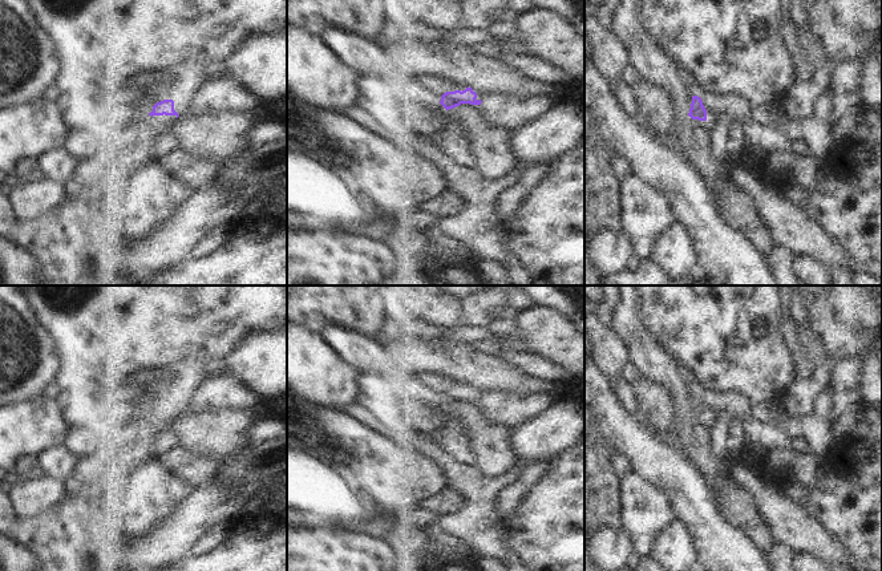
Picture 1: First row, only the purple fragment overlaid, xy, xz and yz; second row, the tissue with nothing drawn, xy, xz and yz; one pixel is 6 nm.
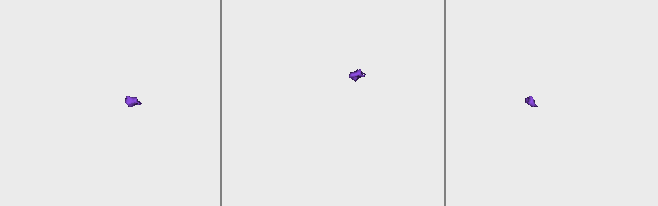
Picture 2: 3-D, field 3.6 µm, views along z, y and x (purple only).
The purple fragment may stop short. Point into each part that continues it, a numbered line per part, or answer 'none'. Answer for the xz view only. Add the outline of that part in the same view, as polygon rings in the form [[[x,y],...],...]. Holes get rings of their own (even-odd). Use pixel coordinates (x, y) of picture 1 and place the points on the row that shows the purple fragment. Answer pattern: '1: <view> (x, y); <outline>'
1: xz (413, 79); [[[404,62],[398,86],[405,93],[425,93],[437,102],[441,101],[442,94],[446,92],[462,92],[468,88],[450,78],[433,76],[414,62]]]

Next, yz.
1: yz (692, 138); [[[611,0],[607,23],[614,35],[622,41],[630,57],[632,77],[647,81],[672,98],[675,108],[673,127],[669,135],[669,145],[673,146],[687,162],[700,174],[704,187],[716,201],[721,190],[732,187],[728,167],[712,155],[712,133],[707,121],[692,120],[688,113],[692,97],[697,96],[704,102],[704,96],[699,92],[696,80],[691,73],[681,68],[675,60],[663,53],[650,36],[642,23],[642,9],[639,0]]]

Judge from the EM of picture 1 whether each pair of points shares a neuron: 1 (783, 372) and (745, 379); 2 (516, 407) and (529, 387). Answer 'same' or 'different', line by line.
1: same
2: different

